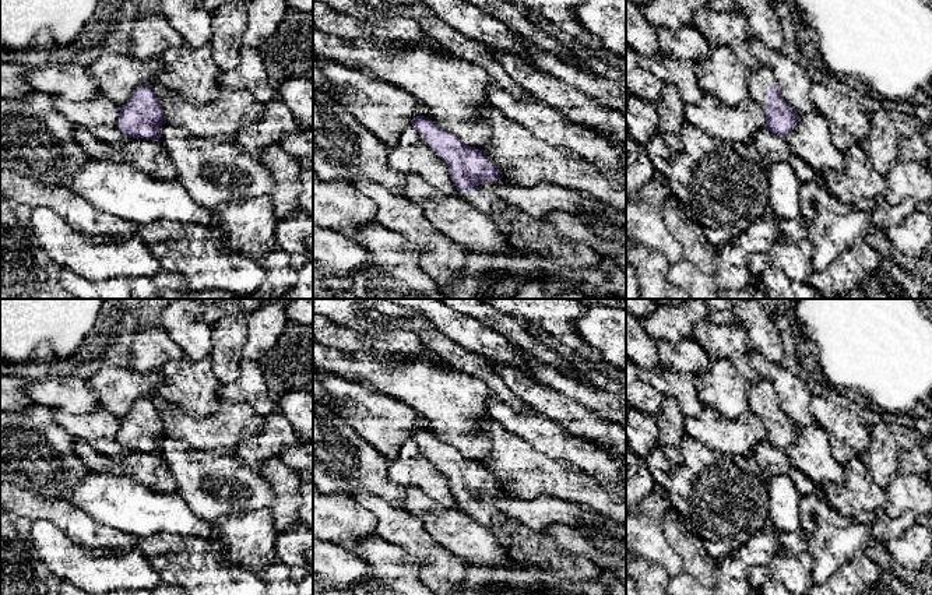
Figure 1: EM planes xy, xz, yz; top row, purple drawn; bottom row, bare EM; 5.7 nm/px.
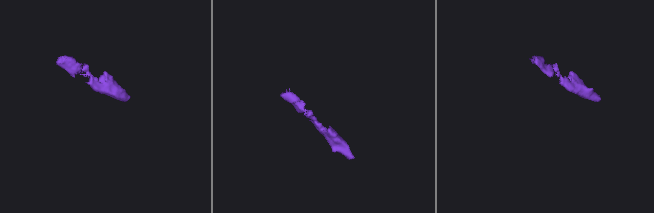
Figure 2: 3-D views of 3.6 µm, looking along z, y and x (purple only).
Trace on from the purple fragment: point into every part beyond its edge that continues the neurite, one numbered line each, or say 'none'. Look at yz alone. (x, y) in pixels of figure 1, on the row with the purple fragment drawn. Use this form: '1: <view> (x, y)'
1: yz (759, 78)

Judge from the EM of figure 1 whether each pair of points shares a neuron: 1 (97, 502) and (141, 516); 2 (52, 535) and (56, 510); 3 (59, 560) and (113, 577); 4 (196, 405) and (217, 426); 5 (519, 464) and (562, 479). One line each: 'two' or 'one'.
1: one
2: two
3: one
4: two
5: one

